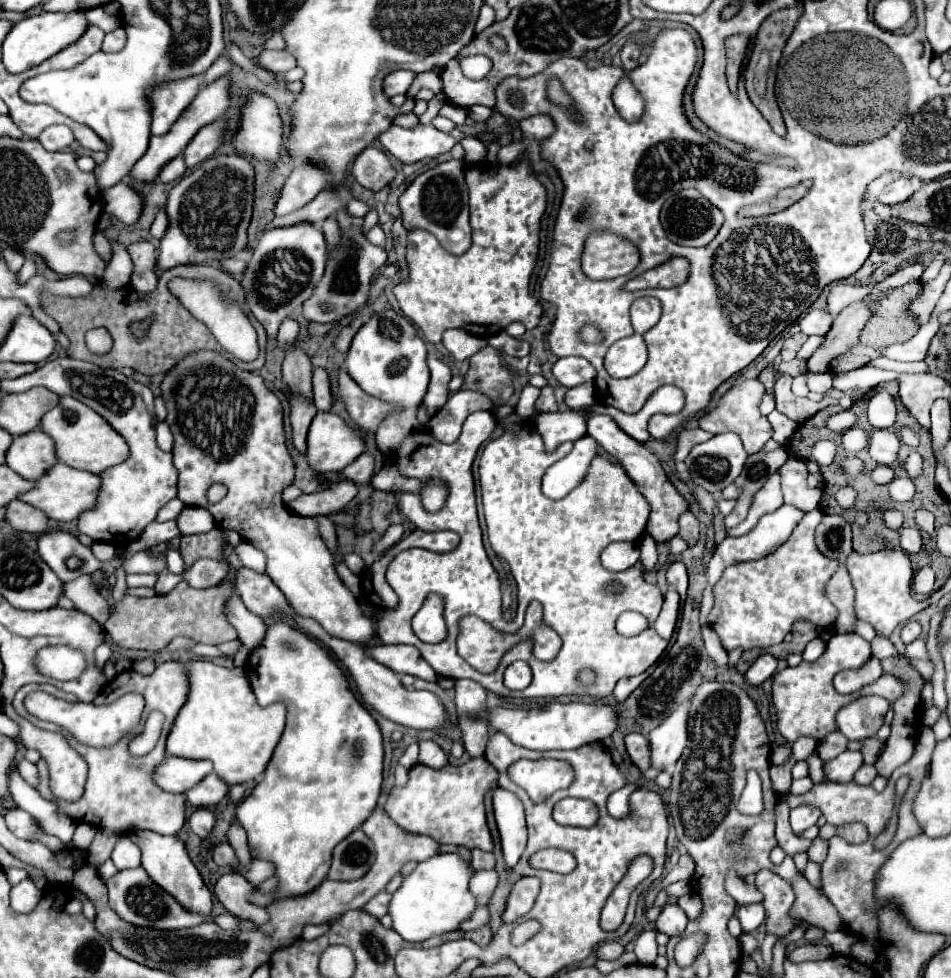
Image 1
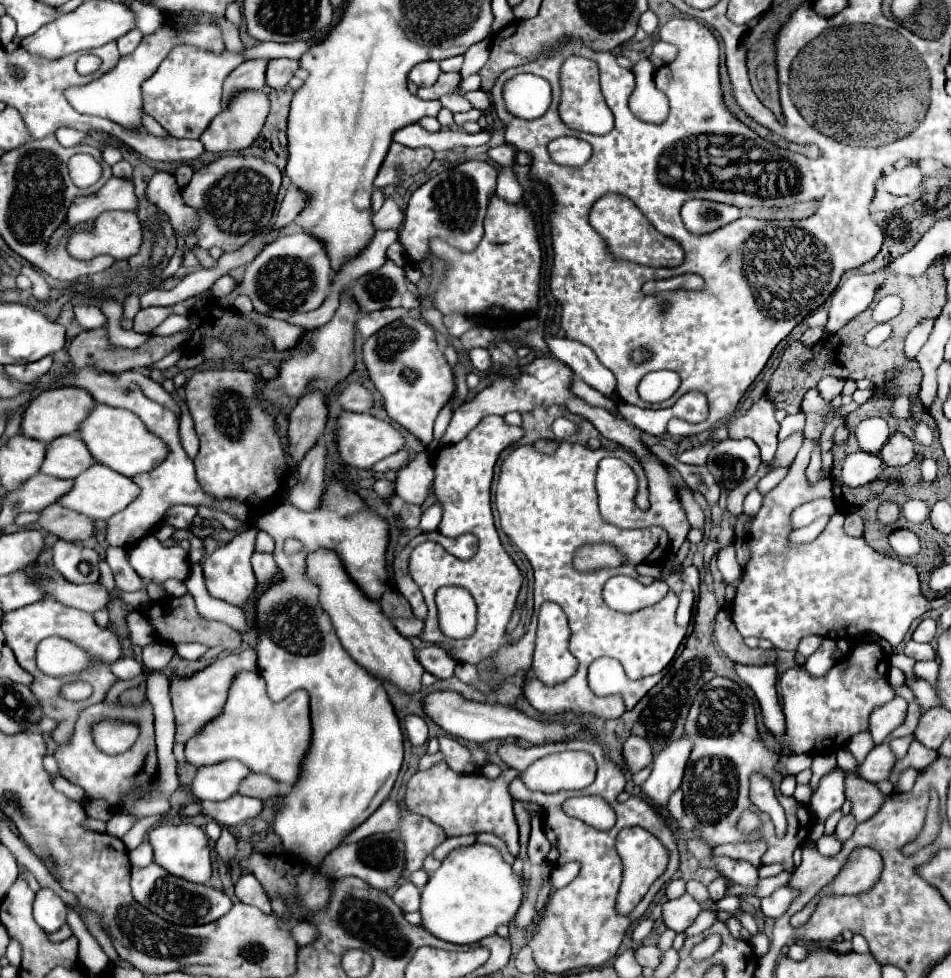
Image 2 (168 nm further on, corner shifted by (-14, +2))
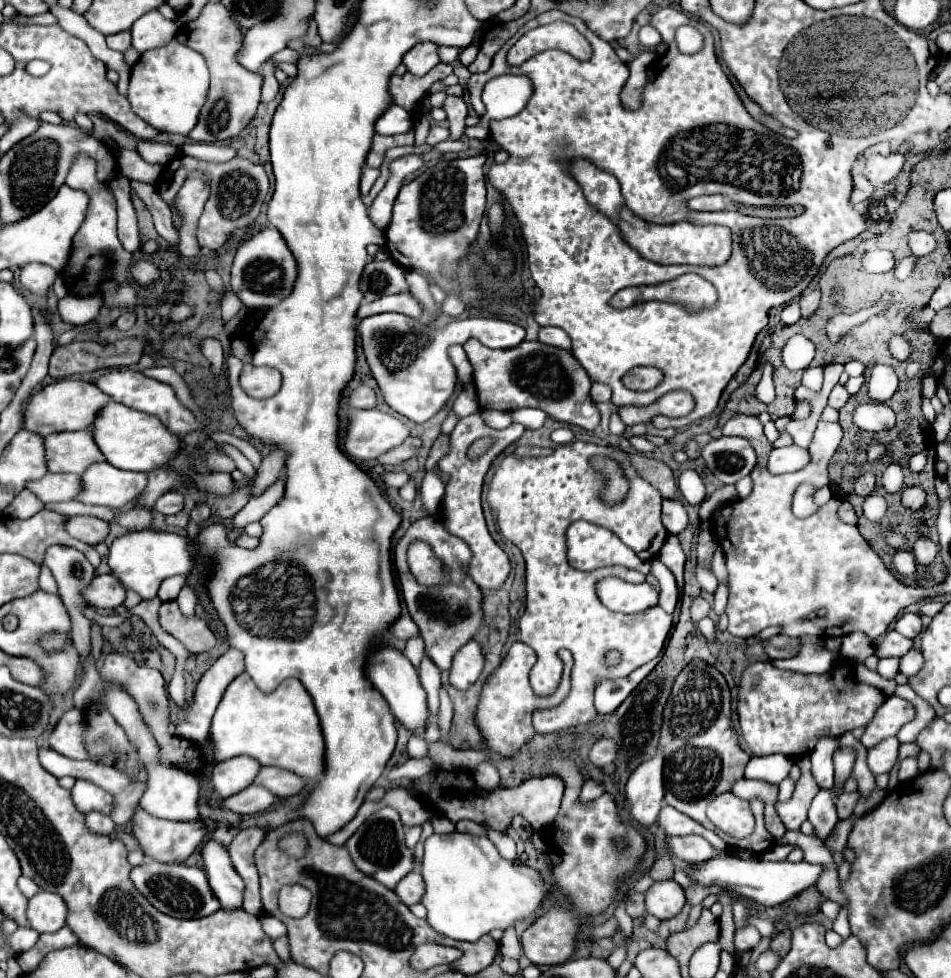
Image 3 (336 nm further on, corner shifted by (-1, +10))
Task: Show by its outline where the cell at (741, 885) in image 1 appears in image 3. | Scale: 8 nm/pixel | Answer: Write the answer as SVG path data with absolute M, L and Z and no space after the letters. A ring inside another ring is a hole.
M687 835L687 837L667 837L667 847L683 861L687 863L703 863L711 857L717 857L719 851L715 851L703 837Z

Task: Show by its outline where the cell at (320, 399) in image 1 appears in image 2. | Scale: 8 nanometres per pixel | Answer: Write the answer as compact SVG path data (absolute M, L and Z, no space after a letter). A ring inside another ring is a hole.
M348 383L340 393L338 393L338 401L342 405L342 409L346 411L356 411L356 413L364 413L372 407L372 395L368 389L364 389L360 383Z

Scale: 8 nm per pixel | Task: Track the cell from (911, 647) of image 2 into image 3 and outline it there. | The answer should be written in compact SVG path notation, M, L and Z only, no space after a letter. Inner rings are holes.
M893 629L877 645L877 657L879 659L883 659L883 657L903 657L911 647L913 647L913 641L907 639L907 637L903 637L901 633L897 633Z

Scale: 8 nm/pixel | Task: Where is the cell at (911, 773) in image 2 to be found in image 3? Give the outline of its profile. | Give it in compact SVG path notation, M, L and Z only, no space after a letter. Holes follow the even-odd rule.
M917 757L911 759L903 759L899 765L899 781L907 781L907 779L915 779L919 775L919 767L917 767Z

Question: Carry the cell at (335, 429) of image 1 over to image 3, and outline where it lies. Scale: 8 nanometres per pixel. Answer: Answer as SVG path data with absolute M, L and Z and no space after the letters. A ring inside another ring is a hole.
M355 409L349 413L349 417L351 417L351 423L345 437L345 451L355 461L373 461L379 455L391 451L393 447L399 447L409 437L409 427L401 419L397 419L395 415L383 413L379 409L367 409L367 411Z

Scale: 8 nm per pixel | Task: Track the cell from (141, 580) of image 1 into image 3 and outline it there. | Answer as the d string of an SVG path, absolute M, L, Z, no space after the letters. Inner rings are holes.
M184 586L176 601L184 616L191 617L195 614L195 607L198 600L193 588Z

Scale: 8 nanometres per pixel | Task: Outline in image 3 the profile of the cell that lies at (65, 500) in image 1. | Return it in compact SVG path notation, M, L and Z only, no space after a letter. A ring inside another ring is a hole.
M95 463L81 475L81 483L83 491L77 501L121 509L143 493L147 473L123 471L111 463Z

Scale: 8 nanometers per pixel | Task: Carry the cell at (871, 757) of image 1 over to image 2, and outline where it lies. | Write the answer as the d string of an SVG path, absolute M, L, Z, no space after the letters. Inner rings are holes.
M908 735L908 737L900 737L900 739L892 739L890 741L890 747L892 747L892 753L896 755L896 759L902 759L908 751L908 745L910 741L914 739L914 735Z

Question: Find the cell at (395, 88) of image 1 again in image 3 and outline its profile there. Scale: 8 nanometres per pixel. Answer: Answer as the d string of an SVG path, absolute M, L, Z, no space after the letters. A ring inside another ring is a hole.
M425 41L425 43L419 43L413 49L409 49L403 55L403 63L407 65L407 71L411 71L413 75L425 75L427 71L431 71L439 63L437 47L439 45Z

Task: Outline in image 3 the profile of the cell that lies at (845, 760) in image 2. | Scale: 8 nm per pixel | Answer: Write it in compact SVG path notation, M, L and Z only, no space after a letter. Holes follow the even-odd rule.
M841 747L833 755L833 761L835 761L835 783L843 785L851 777L853 763L855 763L855 751L851 747Z

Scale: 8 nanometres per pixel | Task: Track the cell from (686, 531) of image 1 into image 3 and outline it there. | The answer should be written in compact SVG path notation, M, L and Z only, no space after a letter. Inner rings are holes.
M641 453L629 455L629 461L635 467L635 471L639 473L639 477L649 481L663 497L667 497L667 499L679 497L679 489L677 489L677 481L673 477L673 471L663 461L645 457Z

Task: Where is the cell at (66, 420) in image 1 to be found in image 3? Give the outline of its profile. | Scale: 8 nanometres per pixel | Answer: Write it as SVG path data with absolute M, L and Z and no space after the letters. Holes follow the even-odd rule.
M115 401L99 411L91 431L95 435L95 443L99 445L107 461L125 471L149 473L167 467L181 451L181 437L167 431L167 427L163 427L163 423L155 415L141 413Z

